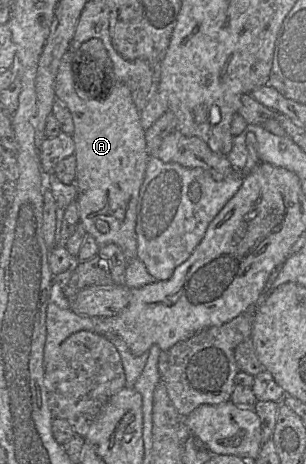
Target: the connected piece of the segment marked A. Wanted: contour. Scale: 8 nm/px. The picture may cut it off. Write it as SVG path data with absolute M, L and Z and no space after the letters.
M69 50L63 55L54 88L56 99L68 108L74 123L79 223L99 245L118 245L129 262L137 258L137 205L150 158L140 112L124 83L114 83L104 98L85 93L74 78L72 57Z

